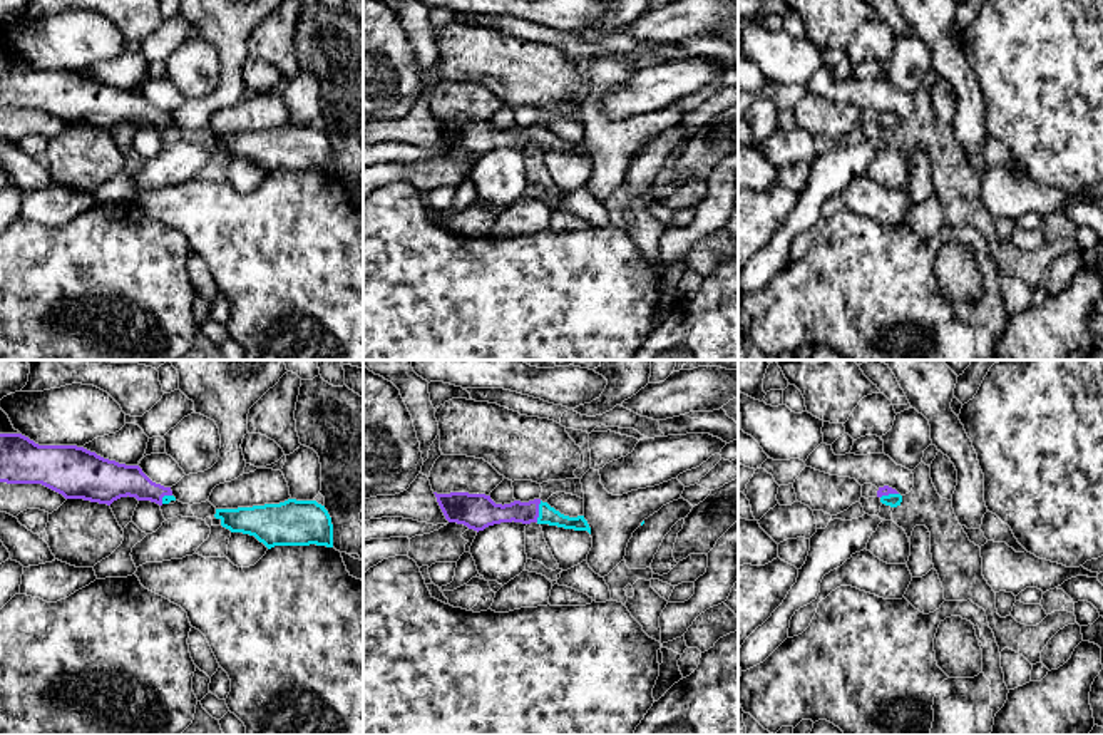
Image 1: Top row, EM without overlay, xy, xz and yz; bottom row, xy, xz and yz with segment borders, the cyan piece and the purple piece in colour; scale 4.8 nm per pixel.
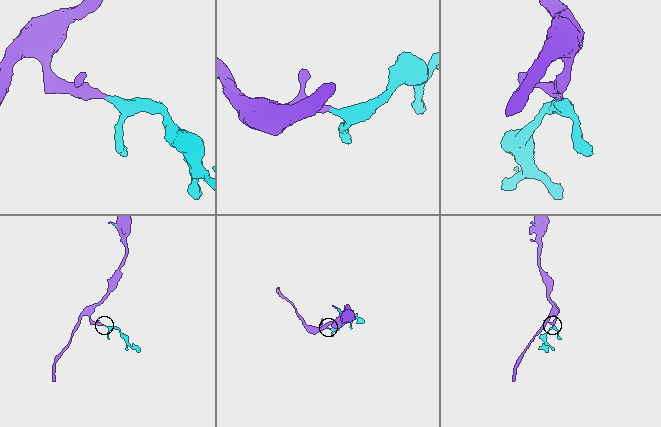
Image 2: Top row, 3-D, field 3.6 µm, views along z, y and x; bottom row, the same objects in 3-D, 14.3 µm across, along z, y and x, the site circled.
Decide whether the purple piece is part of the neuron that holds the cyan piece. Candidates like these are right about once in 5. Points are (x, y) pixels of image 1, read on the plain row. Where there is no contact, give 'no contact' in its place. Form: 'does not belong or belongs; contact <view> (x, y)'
belongs; contact xz (539, 136)

